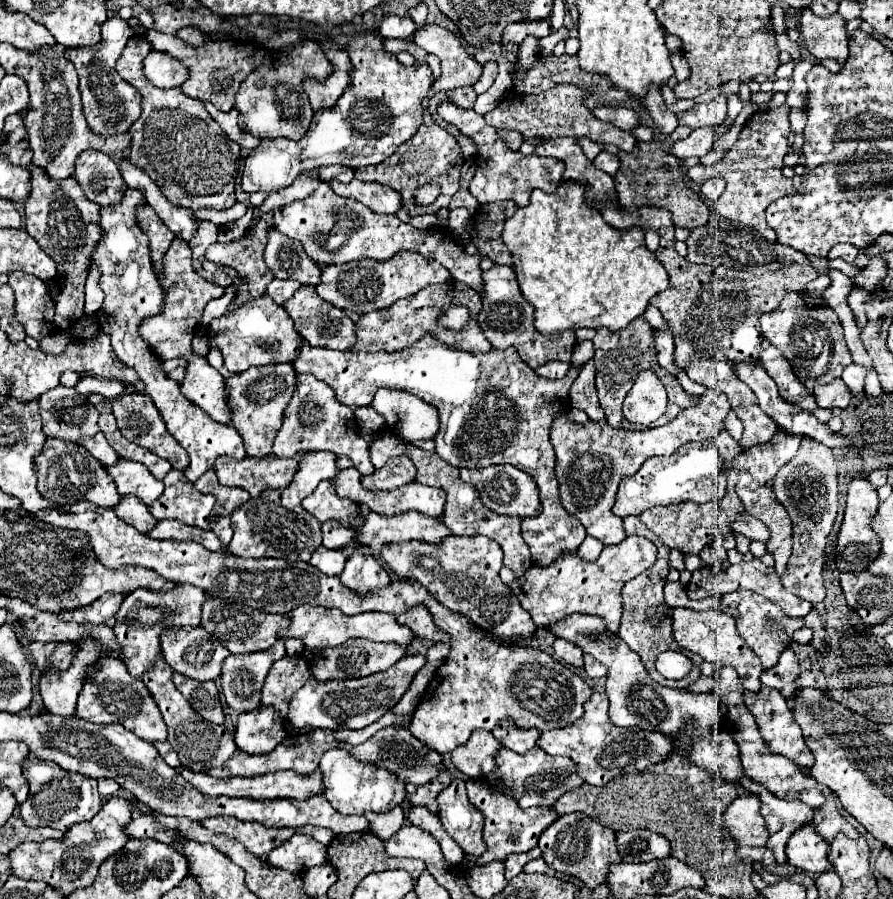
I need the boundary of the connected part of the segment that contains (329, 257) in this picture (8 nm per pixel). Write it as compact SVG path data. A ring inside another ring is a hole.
M322 182L308 198L294 200L282 208L276 208L274 228L278 228L288 238L302 242L306 254L316 264L344 264L360 258L374 258L384 262L392 258L398 250L412 250L440 262L444 268L450 270L452 278L468 284L476 292L482 290L482 270L478 254L466 254L466 250L462 250L462 246L456 242L456 236L450 228L416 230L414 226L400 222L394 214L376 214L352 198L342 198L334 194L334 190L326 182Z

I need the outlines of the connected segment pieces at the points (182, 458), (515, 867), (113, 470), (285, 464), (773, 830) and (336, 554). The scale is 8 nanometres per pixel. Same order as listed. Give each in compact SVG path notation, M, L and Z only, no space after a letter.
M130 392L130 394L122 394L118 398L112 400L112 414L116 416L116 426L122 432L122 436L138 446L148 448L150 452L154 452L156 456L166 458L172 468L176 470L186 470L188 466L188 456L186 450L174 440L174 436L166 430L166 424L158 412L158 408L154 406L154 402L150 400L150 396L146 396L144 392Z
M536 846L536 848L532 848L530 852L524 852L524 854L510 854L508 856L508 860L504 862L506 864L506 880L510 880L510 878L514 878L514 876L518 876L520 872L522 872L522 868L524 868L524 864L528 862L528 860L532 860L532 858L538 858L542 852L540 852L540 848Z
M118 458L116 464L106 466L106 472L110 472L110 476L114 478L118 494L122 494L122 496L124 494L136 496L146 506L150 506L154 500L158 500L162 496L162 490L164 490L162 480L156 480L150 474L150 470L146 470L138 462Z
M298 452L294 458L278 458L274 454L264 458L242 458L234 460L230 456L220 456L216 460L216 474L222 486L236 486L250 496L258 496L266 488L280 488L290 484L292 476L298 472L300 460L306 452Z
M744 778L742 786L746 790L758 792L760 802L762 802L760 812L766 818L766 824L768 824L768 830L770 830L770 838L768 838L766 846L774 852L778 864L786 864L786 852L784 852L786 840L798 828L812 822L814 808L810 808L808 804L802 804L798 800L780 800L772 792L768 792L762 784L750 782L748 778Z
M320 546L314 550L310 564L328 576L338 576L346 564L346 556L342 554L342 550L328 550Z

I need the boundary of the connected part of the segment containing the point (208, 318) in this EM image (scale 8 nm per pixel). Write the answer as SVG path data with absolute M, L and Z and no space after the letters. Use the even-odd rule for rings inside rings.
M229 287L225 289L225 293L219 299L211 300L204 309L201 325L204 328L208 328L211 321L215 318L223 316L227 310L230 302L235 296L235 289Z

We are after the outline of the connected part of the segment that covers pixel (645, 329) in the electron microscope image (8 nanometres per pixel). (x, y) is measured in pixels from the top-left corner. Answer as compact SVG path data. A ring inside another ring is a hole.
M638 316L634 318L626 328L622 328L620 332L610 332L608 328L598 328L596 330L596 336L592 338L594 340L594 348L596 348L596 354L594 354L594 362L596 362L596 388L598 388L598 400L600 400L600 406L606 414L606 420L610 426L614 428L626 428L626 430L644 430L647 428L654 428L657 426L663 426L667 424L682 410L682 408L688 408L688 406L696 406L698 404L698 398L688 398L680 386L680 382L670 374L666 372L658 360L656 360L656 352L654 352L654 328L644 320L644 316ZM642 370L654 370L660 380L664 380L666 384L666 390L668 390L668 408L666 412L658 420L650 424L650 426L641 426L628 422L624 416L622 416L622 400L626 396L626 392L630 390L630 386L634 384L638 372Z

